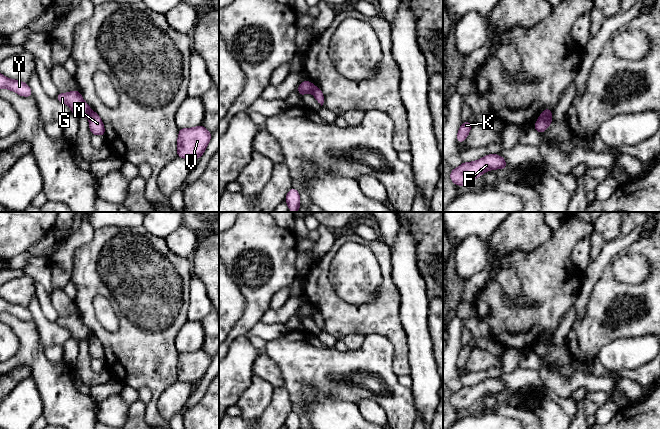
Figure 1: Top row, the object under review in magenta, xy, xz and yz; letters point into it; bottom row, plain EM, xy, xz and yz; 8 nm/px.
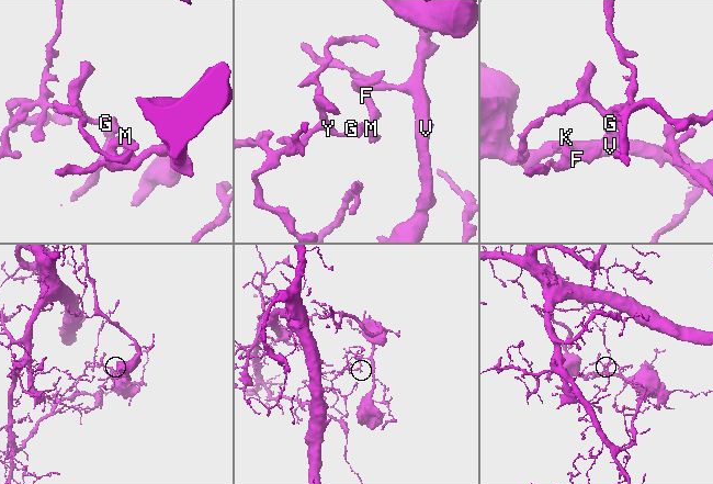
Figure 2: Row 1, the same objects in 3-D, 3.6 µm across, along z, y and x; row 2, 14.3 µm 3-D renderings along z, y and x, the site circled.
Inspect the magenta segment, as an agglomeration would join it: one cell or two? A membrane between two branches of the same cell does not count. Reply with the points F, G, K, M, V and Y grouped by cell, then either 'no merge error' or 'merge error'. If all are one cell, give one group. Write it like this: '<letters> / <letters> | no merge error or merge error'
F K M V / G Y | merge error

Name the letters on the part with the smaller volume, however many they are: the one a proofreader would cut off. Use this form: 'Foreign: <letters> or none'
Foreign: F, K, M, V

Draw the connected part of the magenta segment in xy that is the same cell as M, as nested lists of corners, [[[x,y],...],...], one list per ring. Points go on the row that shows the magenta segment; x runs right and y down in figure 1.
[[[91,111],[88,117],[89,117],[89,128],[92,135],[104,136],[105,128],[99,115],[94,111]]]

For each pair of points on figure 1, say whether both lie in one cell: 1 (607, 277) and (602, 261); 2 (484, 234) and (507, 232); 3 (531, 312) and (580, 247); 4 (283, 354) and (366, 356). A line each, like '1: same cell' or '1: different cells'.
1: different cells
2: different cells
3: different cells
4: same cell

